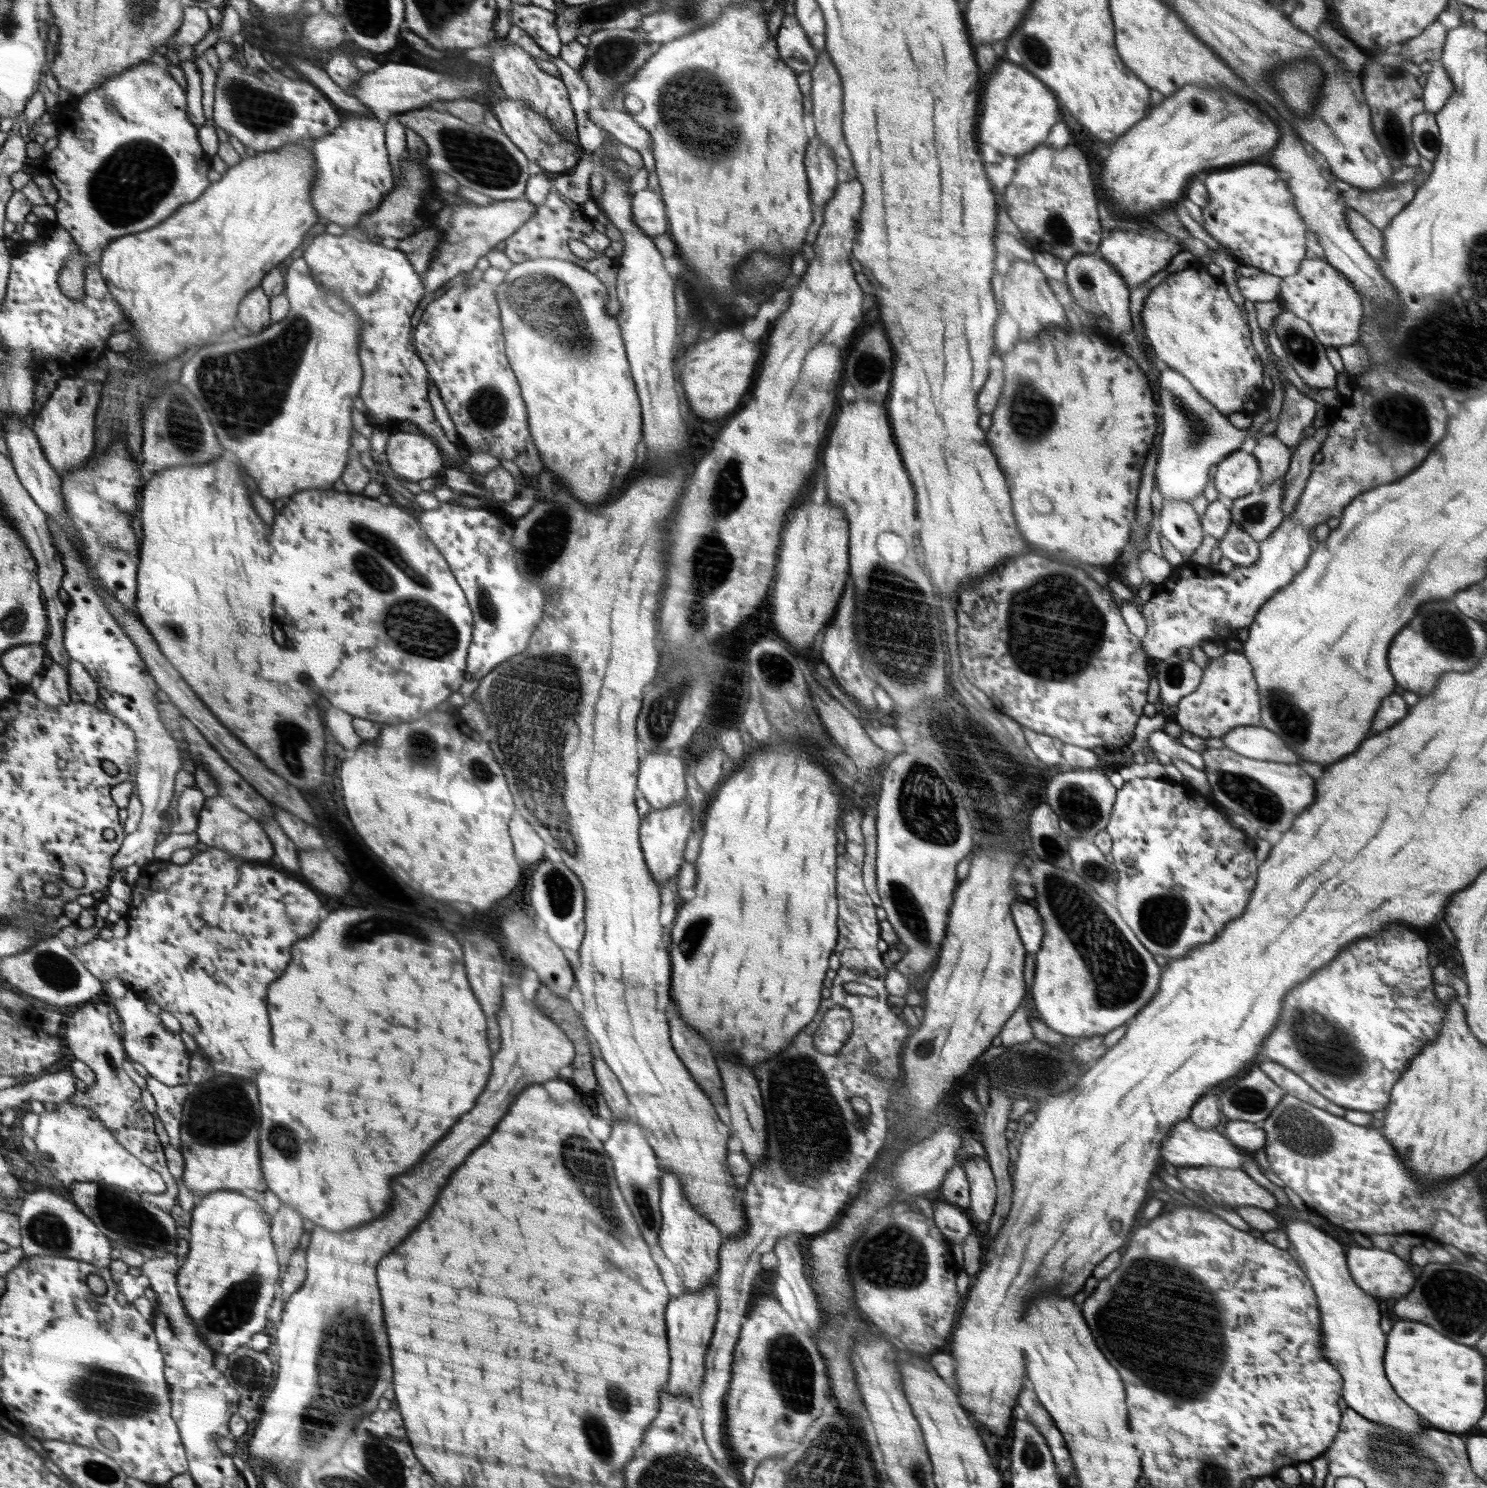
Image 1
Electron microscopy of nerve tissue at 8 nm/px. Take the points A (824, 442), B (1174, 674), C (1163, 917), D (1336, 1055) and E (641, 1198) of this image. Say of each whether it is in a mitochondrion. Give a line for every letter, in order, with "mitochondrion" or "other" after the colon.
A: other
B: mitochondrion
C: mitochondrion
D: mitochondrion
E: mitochondrion

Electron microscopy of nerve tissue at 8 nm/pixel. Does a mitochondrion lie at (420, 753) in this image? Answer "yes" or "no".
yes

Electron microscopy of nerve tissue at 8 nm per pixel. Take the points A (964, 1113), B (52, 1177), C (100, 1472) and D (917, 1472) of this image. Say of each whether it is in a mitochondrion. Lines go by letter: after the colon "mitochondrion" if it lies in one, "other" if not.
A: other
B: other
C: mitochondrion
D: mitochondrion

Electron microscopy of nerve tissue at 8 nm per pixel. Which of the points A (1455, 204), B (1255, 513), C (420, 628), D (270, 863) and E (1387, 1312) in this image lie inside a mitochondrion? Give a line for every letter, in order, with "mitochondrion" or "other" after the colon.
A: other
B: mitochondrion
C: mitochondrion
D: other
E: other

